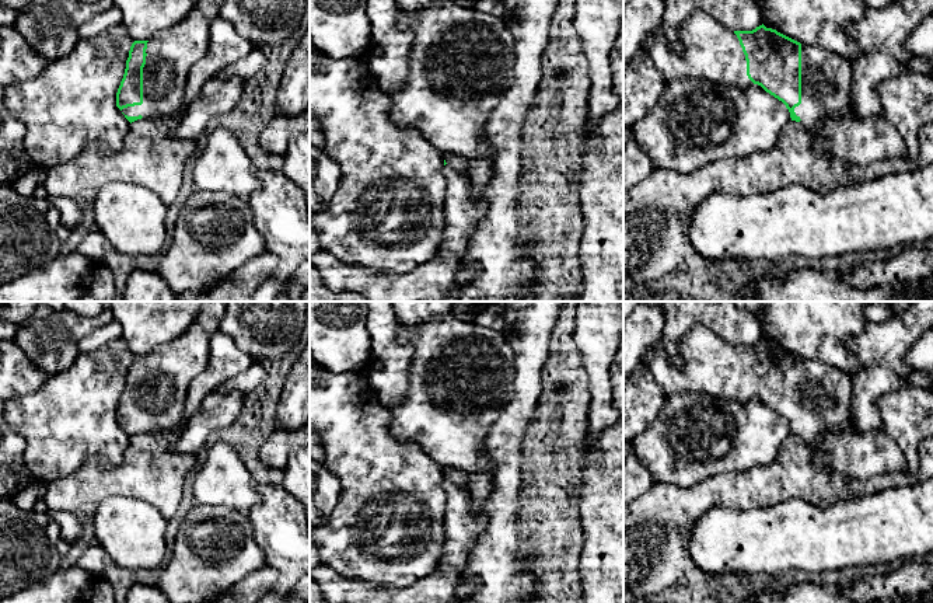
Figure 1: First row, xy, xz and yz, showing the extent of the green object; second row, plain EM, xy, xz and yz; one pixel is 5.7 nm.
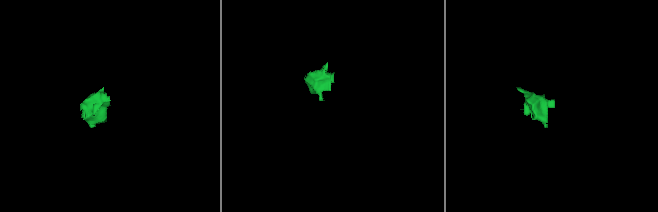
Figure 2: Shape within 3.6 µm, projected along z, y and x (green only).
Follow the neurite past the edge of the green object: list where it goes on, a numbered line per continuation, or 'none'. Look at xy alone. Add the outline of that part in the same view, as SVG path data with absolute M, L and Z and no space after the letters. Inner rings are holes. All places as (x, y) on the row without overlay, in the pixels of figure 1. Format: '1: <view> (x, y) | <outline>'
1: xy (171, 368) | M205 302L198 318L178 337L147 356L143 381L143 418L123 422L127 431L151 433L185 421L185 397L191 381L206 369L209 341L219 331L227 302Z

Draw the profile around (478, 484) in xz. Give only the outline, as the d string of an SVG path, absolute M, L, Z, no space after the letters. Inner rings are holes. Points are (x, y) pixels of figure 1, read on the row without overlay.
M452 467L443 468L443 473L445 474L447 480L462 485L471 494L474 510L485 505L492 489L490 474L488 474L485 470L479 473L465 473Z

